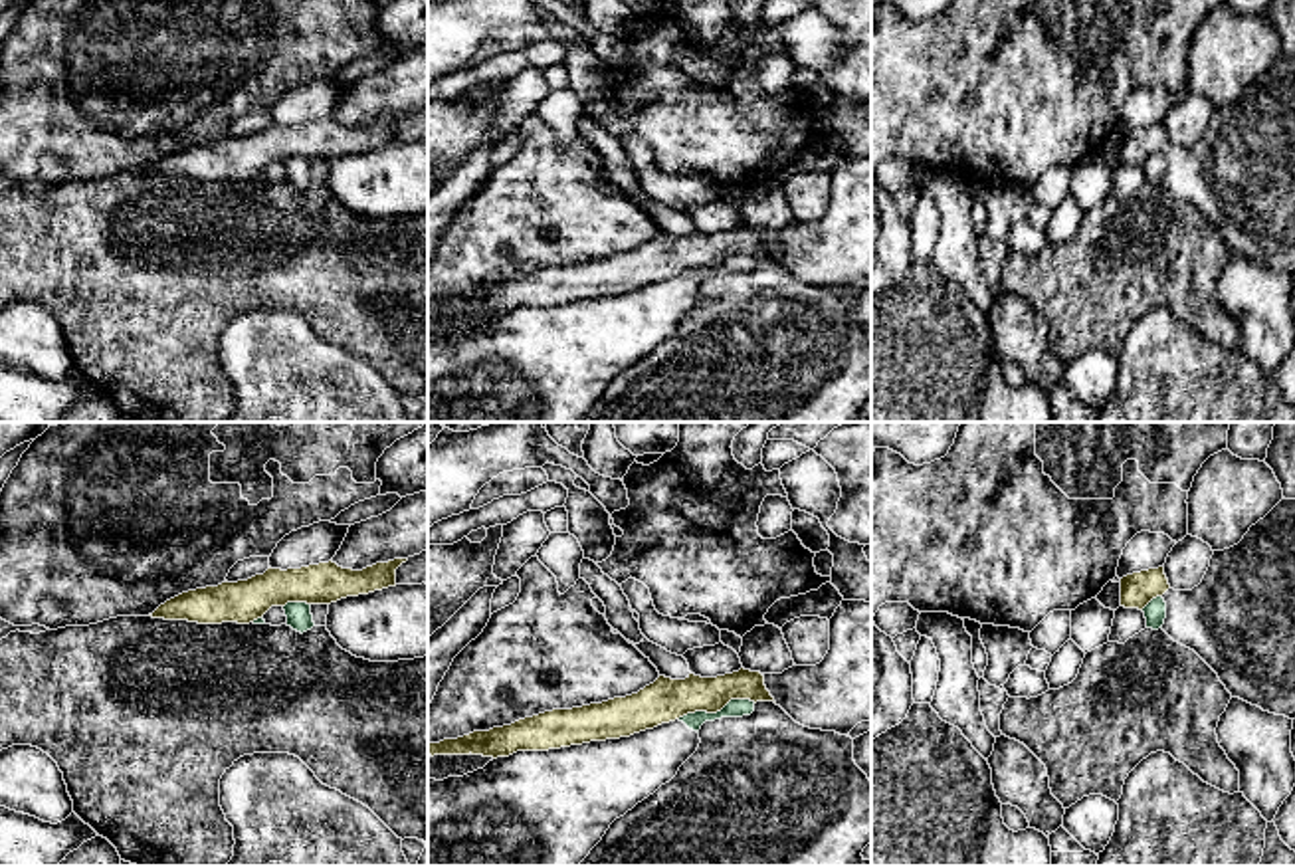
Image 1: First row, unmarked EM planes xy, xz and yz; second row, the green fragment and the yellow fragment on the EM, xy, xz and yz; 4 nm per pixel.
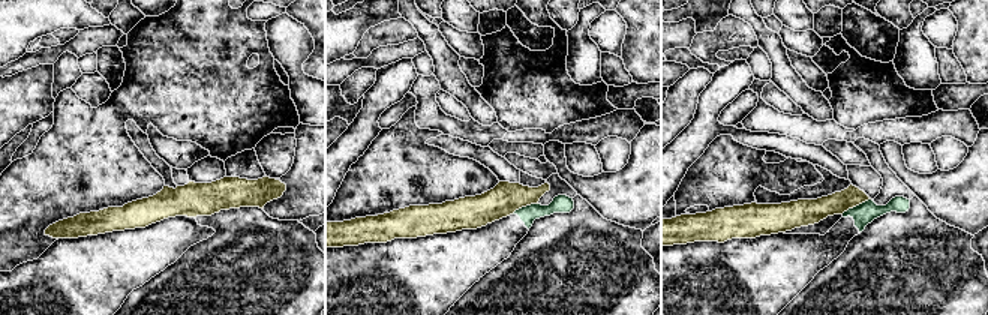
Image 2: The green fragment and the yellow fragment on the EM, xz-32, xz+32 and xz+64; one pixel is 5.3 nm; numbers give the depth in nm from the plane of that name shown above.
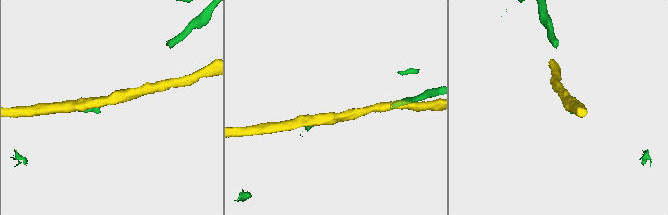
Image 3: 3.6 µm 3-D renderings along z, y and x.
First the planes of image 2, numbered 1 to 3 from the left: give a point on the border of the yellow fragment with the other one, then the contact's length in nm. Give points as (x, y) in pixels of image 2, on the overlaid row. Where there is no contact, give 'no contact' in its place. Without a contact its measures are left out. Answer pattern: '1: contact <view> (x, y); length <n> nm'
1: no contact
2: contact xz+32 (523, 207); length 160 nm
3: contact xz+64 (856, 206); length 180 nm

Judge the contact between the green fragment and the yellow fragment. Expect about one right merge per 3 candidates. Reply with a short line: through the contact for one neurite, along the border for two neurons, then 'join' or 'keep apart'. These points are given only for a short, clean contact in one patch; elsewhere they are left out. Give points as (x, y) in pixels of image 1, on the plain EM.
line xz (755, 258), (729, 256), (715, 268), (688, 268), (678, 274); keep apart

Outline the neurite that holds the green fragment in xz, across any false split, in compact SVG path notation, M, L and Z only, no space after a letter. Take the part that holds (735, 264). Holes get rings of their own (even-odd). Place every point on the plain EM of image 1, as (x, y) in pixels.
M731 256L717 270L687 270L630 293L517 307L463 333L428 335L428 422L578 422L616 375L677 331L705 277L752 268L754 258Z

